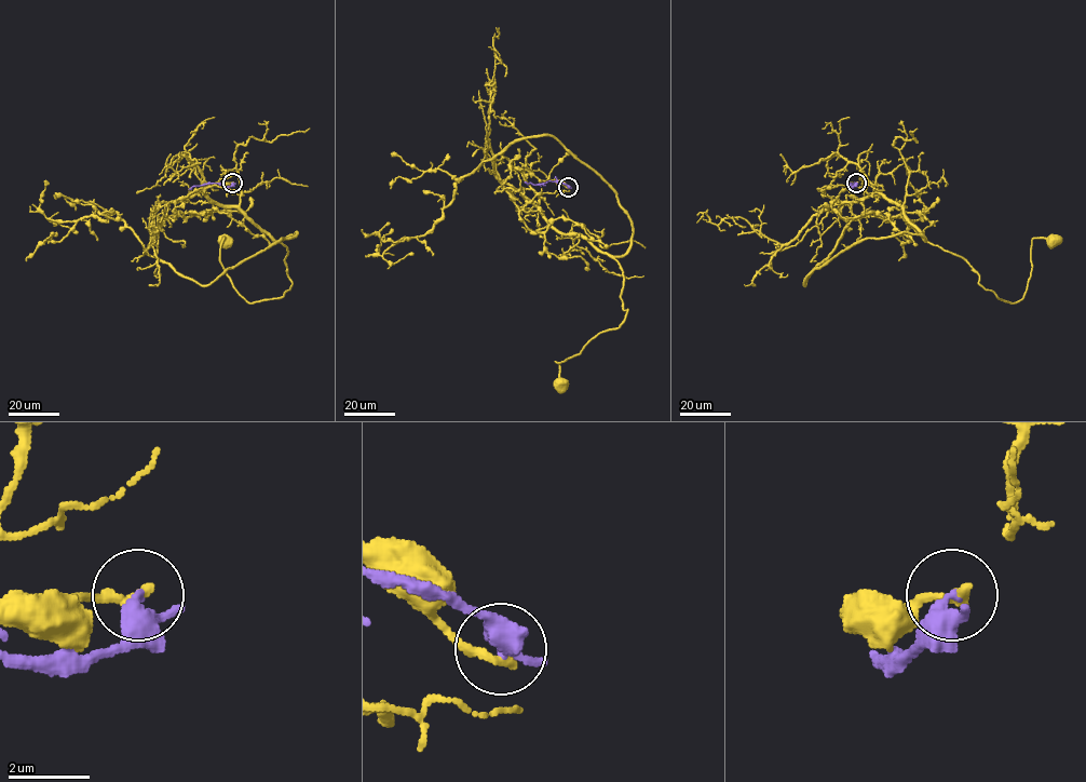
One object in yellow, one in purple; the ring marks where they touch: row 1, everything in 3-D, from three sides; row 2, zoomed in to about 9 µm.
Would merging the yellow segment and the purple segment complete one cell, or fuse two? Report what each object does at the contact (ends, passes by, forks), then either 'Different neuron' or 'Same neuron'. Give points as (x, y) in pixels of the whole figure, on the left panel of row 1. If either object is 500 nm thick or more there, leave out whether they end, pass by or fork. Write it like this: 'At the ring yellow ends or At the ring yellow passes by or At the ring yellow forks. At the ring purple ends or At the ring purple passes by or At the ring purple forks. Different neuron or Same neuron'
At the ring yellow ends. At the ring purple passes by. Different neuron

